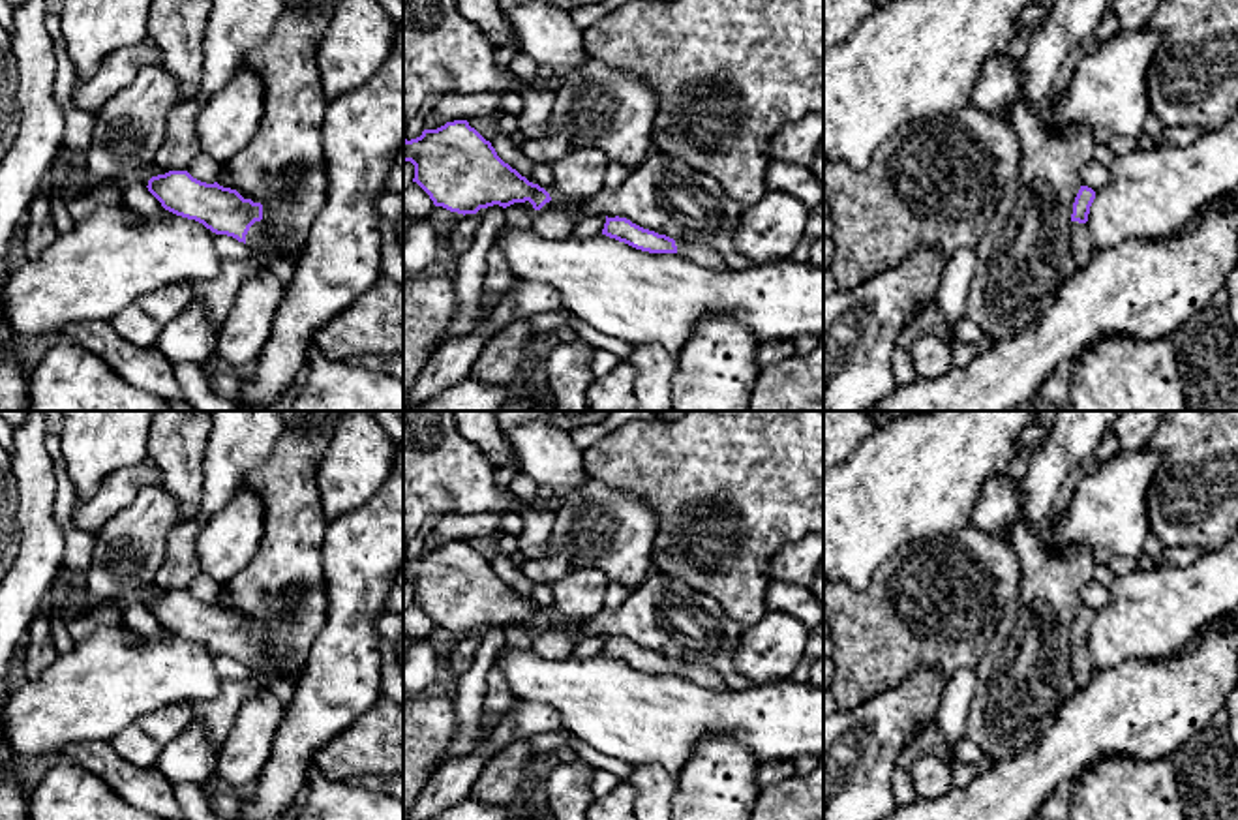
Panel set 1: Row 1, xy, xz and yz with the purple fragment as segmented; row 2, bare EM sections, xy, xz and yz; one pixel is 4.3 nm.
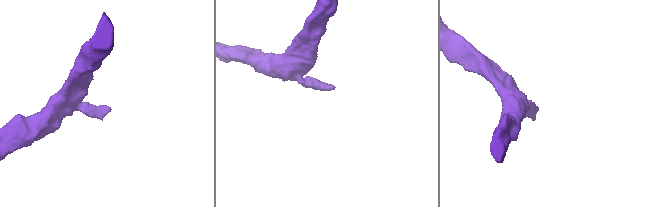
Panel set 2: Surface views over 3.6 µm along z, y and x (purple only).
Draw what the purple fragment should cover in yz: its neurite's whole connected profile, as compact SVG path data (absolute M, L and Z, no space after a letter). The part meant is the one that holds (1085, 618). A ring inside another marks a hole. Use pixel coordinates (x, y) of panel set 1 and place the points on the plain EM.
M1080 606L1075 623L1073 623L1073 634L1071 634L1071 657L1075 662L1077 672L1094 674L1097 670L1090 647L1088 647L1088 634L1090 627L1095 619L1095 612L1088 606Z

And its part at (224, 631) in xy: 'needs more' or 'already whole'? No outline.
needs more

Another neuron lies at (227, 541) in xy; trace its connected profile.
M244 484L234 497L206 524L197 537L201 572L219 585L236 576L257 554L264 525L259 494Z

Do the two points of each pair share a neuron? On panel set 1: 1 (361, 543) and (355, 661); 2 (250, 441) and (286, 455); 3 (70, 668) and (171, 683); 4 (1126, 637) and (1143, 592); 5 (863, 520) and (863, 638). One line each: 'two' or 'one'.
1: one
2: two
3: one
4: one
5: two

